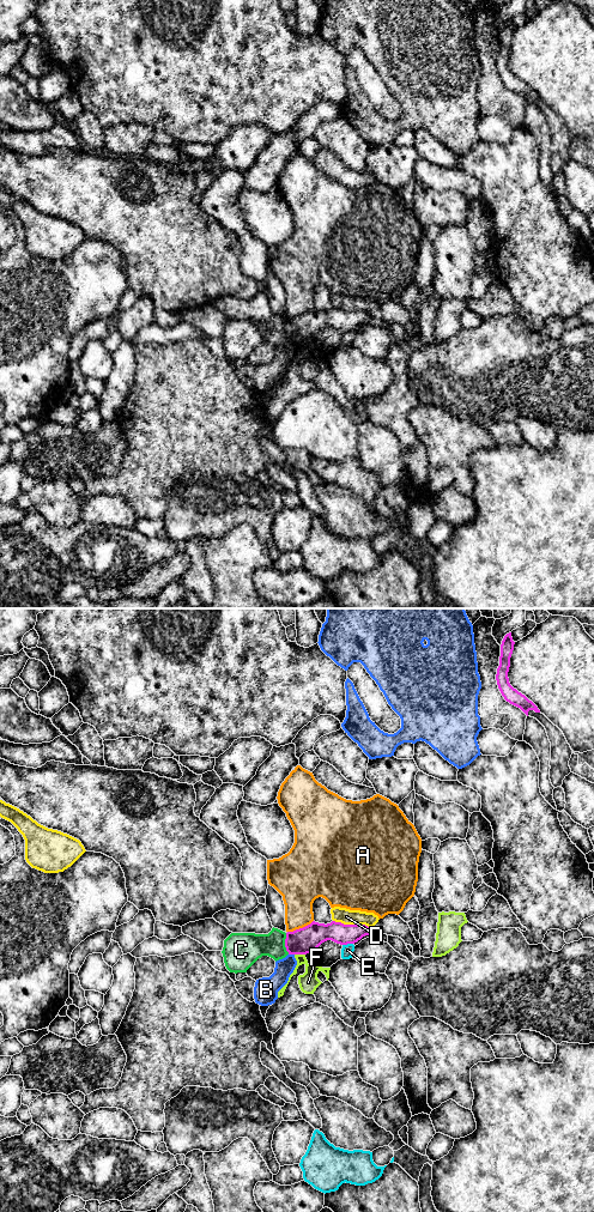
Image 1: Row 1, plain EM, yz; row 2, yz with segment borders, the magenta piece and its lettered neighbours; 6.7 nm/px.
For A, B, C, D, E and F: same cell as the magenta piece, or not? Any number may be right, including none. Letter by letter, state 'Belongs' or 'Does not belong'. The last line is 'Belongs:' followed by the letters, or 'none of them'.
A: Does not belong
B: Does not belong
C: Does not belong
D: Does not belong
E: Does not belong
F: Does not belong
Belongs: none of them

